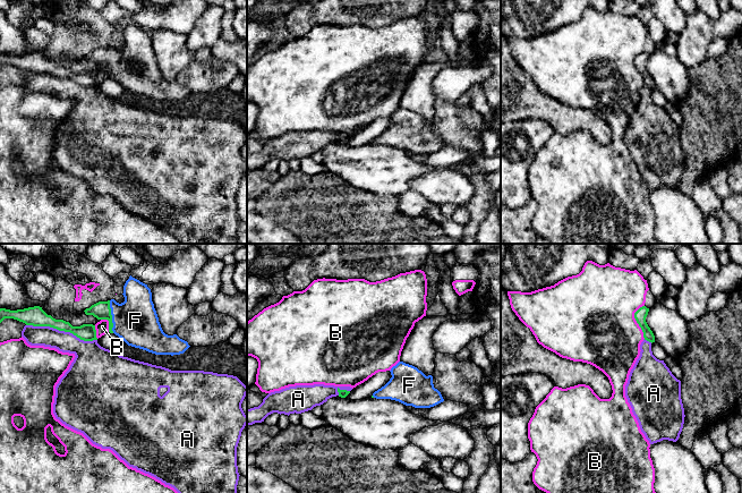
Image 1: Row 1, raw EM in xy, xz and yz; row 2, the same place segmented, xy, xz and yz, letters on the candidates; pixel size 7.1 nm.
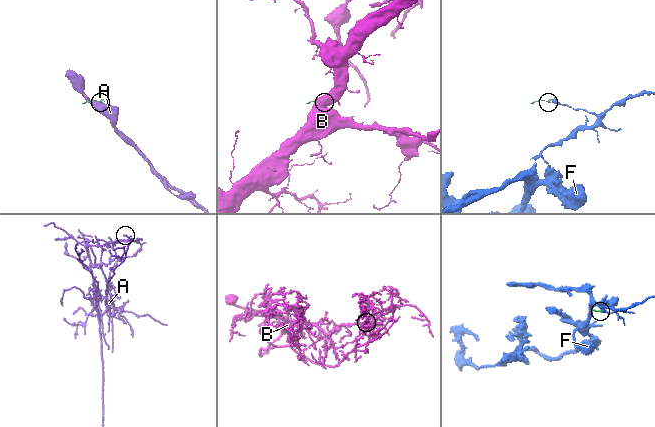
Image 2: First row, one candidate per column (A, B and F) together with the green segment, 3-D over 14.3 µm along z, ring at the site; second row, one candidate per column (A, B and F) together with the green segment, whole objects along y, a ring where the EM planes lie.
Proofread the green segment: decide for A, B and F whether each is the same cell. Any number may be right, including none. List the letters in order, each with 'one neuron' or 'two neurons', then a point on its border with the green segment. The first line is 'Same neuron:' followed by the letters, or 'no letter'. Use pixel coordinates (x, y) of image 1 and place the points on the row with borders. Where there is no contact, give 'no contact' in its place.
Same neuron: F
A: two neurons; contact xy (61, 330)
B: two neurons; contact yz (637, 322)
F: one neuron; contact xy (111, 316)

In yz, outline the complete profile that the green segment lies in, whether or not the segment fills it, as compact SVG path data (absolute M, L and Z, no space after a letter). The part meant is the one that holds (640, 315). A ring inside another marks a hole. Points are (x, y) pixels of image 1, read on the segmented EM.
M642 306L634 313L634 318L643 332L645 340L653 343L655 342L655 335L646 322L648 312L649 312L649 308L647 308L646 306Z

